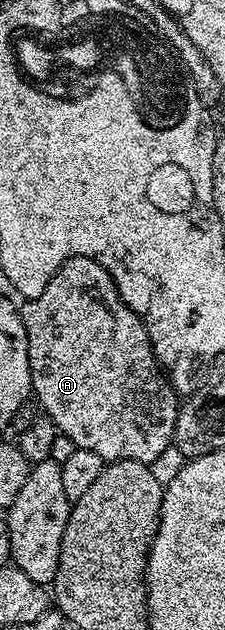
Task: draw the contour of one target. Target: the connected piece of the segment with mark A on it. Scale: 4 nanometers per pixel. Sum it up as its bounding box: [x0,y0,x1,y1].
[21,257,181,465]

